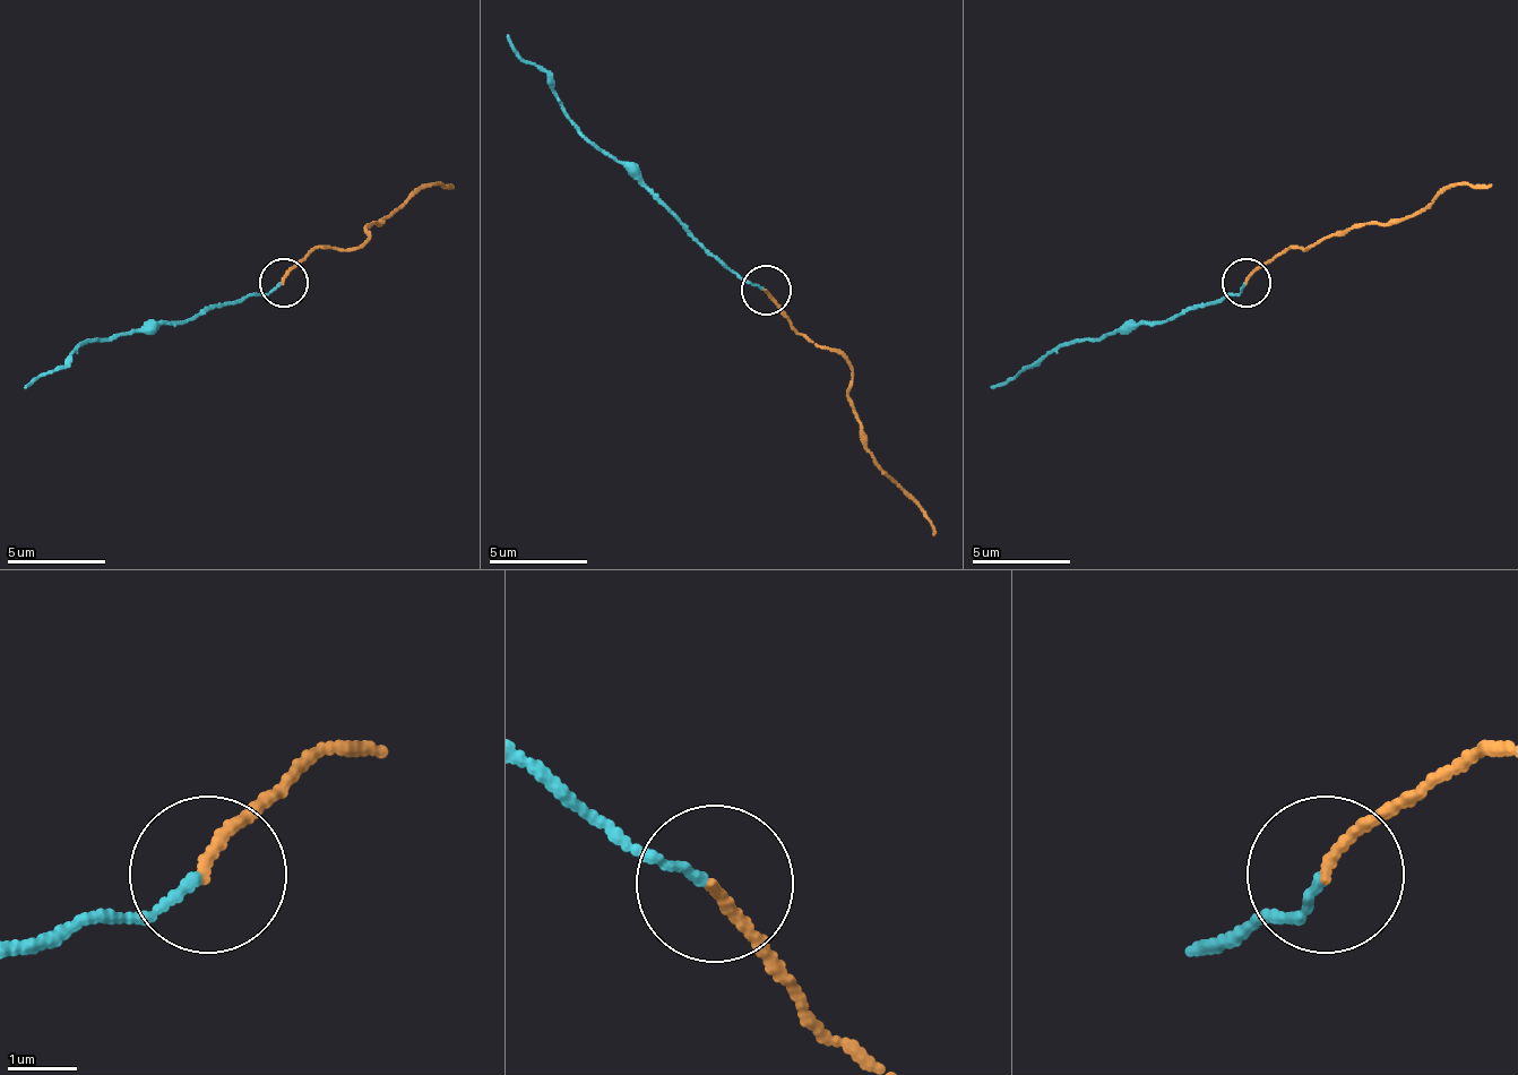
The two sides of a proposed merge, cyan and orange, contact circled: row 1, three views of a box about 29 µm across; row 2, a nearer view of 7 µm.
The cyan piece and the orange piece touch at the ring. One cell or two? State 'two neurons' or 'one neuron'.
one neuron

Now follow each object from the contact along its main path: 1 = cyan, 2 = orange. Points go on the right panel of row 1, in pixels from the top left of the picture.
1: (1244, 283), (1225, 298), (1166, 323), (1077, 337), (989, 387)
2: (1244, 283), (1284, 249), (1309, 249), (1324, 239), (1397, 224), (1456, 185), (1491, 185)

